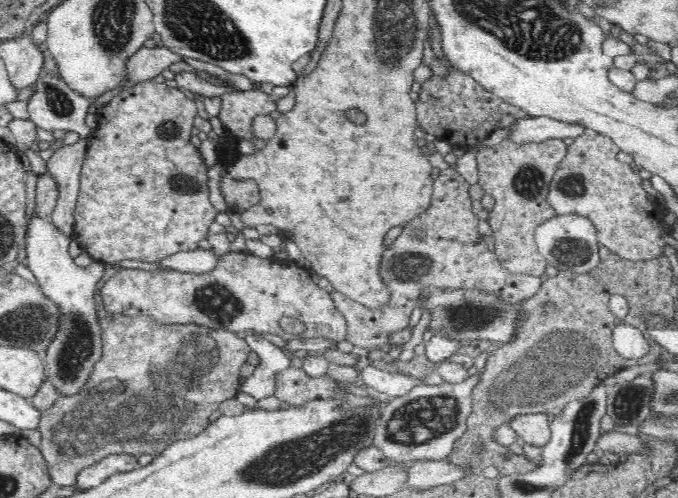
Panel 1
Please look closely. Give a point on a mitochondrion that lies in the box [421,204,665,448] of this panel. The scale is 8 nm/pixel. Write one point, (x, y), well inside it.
(557, 363)

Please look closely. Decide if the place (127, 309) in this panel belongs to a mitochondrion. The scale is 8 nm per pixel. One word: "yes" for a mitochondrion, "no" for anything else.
no

